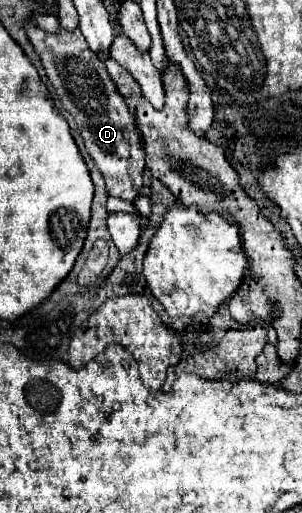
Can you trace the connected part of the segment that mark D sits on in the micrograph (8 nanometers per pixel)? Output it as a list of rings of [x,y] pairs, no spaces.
[[[27,21],[25,33],[45,67],[61,107],[75,119],[87,153],[103,173],[107,193],[125,201],[133,201],[143,187],[141,173],[145,167],[145,151],[125,97],[117,91],[117,85],[113,83],[105,63],[95,51],[89,49],[79,27],[73,31],[61,27],[59,33],[47,33],[45,29]]]

